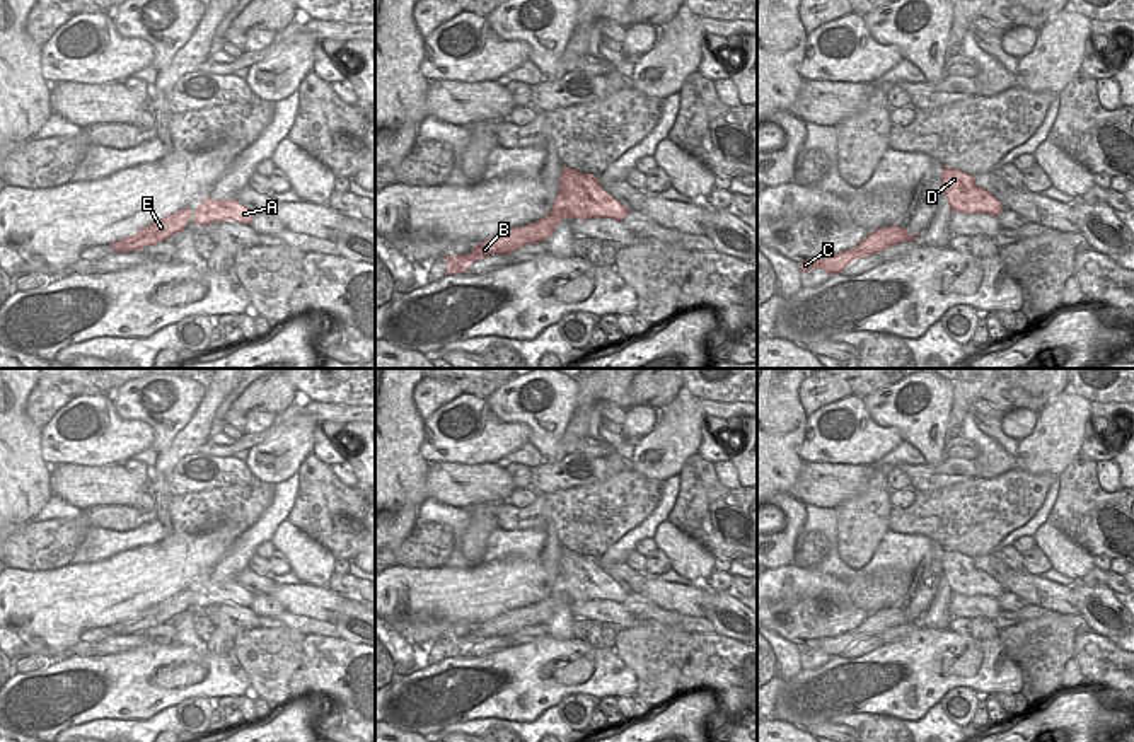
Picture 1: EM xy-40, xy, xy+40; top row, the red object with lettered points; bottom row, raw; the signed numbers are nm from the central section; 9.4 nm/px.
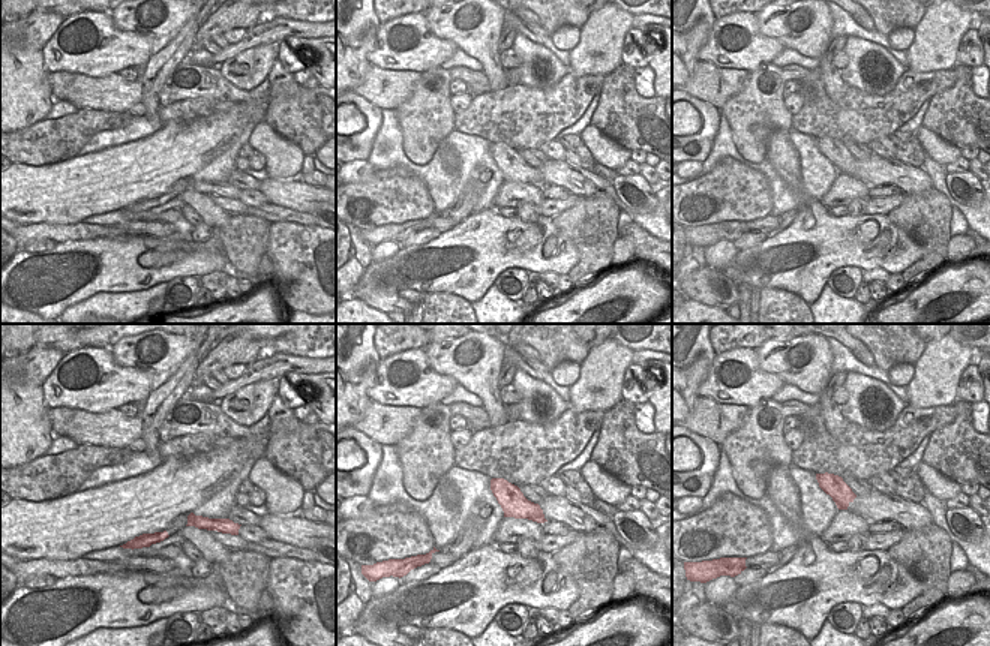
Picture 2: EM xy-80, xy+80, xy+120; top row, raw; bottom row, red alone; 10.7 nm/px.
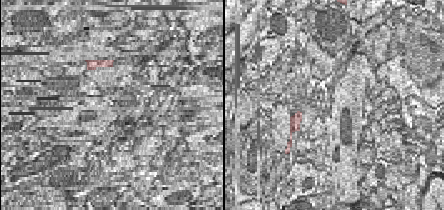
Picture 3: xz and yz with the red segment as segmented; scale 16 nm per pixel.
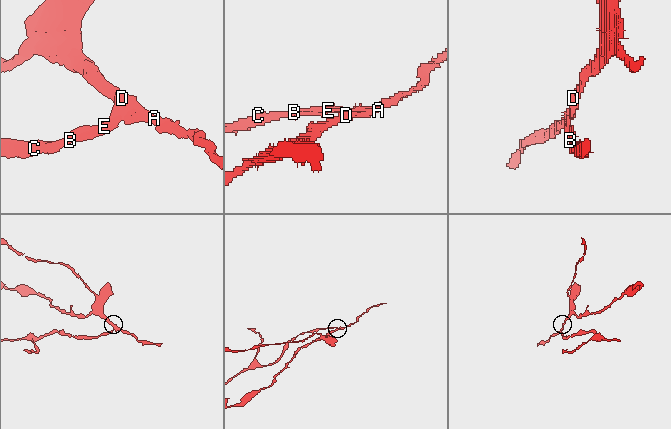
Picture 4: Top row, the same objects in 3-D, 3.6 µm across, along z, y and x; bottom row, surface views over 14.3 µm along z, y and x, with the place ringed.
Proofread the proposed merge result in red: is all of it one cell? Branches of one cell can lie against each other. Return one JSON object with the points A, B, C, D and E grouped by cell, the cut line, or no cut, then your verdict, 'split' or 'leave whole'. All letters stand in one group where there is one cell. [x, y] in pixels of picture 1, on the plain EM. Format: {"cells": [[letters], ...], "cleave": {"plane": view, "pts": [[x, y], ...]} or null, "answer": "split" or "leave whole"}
{"cells": [["A", "D"], ["B", "C", "E"]], "cleave": {"plane": "xy", "pts": [[560, 572], [566, 594]]}, "answer": "split"}

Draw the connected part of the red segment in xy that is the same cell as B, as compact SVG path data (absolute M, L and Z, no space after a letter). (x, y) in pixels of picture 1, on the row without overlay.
M558 573L553 592L547 599L537 602L532 607L522 607L506 611L486 623L477 624L477 628L467 636L460 638L442 638L448 652L445 657L457 657L467 653L467 650L489 636L506 636L513 635L525 626L544 624L551 619L554 611L566 597L566 582L561 573Z

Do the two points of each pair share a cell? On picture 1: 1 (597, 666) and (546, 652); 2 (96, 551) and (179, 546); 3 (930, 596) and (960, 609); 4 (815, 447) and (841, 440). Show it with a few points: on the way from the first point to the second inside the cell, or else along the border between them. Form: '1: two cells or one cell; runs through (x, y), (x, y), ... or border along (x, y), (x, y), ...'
1: one cell; runs through (585, 666), (578, 666), (568, 655), (558, 655)
2: two cells; border along (166, 536), (157, 543), (130, 548), (91, 563)
3: two cells; border along (950, 596), (952, 618)
4: one cell; runs through (822, 442), (834, 440)

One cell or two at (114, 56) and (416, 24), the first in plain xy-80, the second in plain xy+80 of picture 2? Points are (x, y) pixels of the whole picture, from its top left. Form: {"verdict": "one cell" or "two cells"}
{"verdict": "one cell"}

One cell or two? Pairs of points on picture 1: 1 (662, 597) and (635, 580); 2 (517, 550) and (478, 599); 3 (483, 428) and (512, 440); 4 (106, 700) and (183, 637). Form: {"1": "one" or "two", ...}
{"1": "two", "2": "two", "3": "one", "4": "two"}

